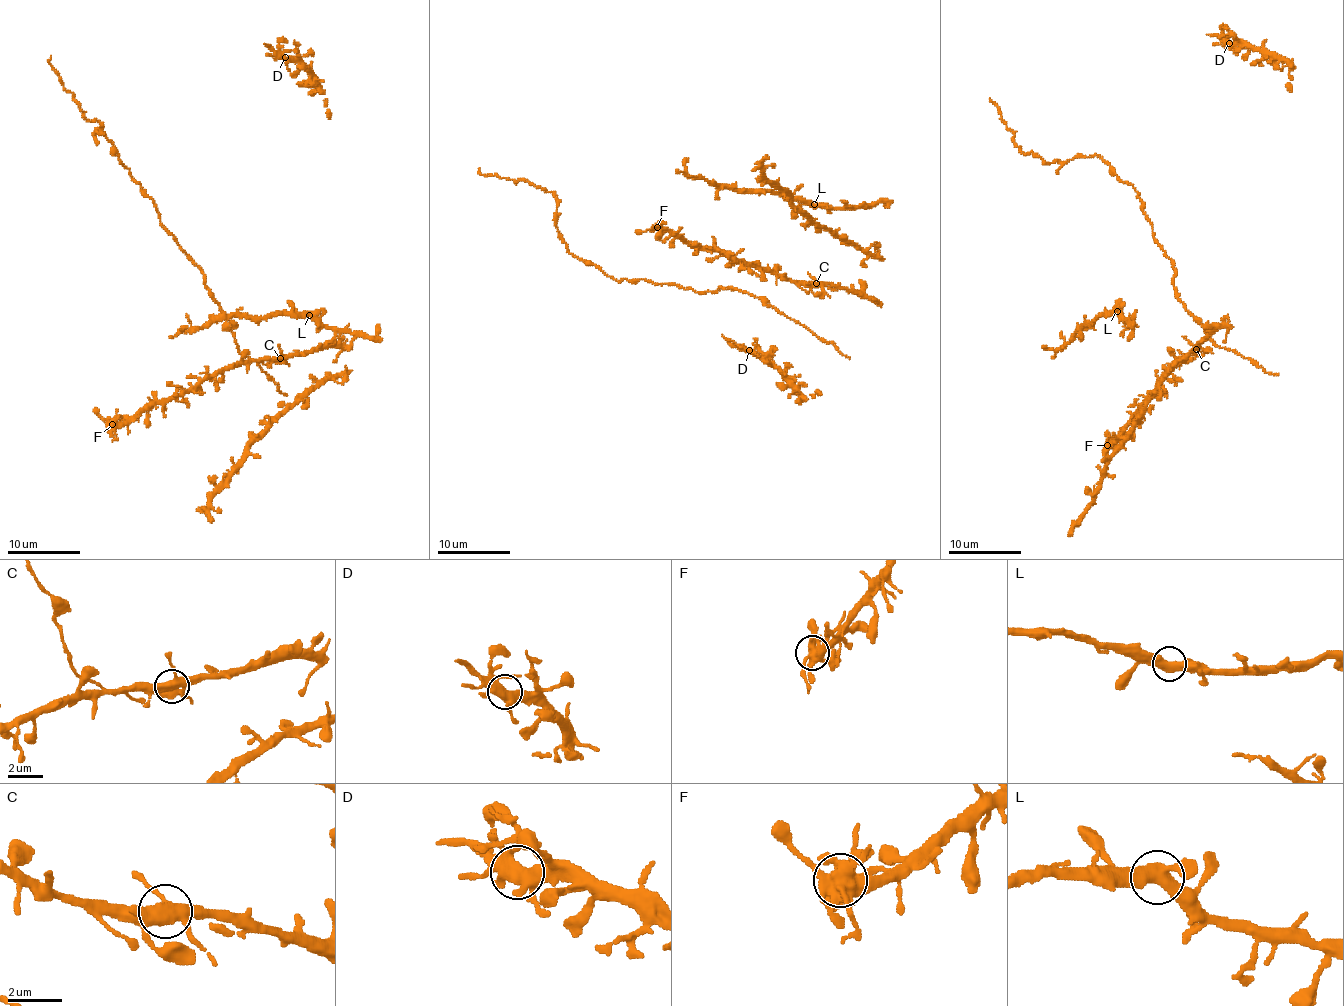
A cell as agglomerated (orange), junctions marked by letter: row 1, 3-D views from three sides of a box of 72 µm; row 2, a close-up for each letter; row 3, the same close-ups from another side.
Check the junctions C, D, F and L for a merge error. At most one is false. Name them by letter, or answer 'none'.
F

